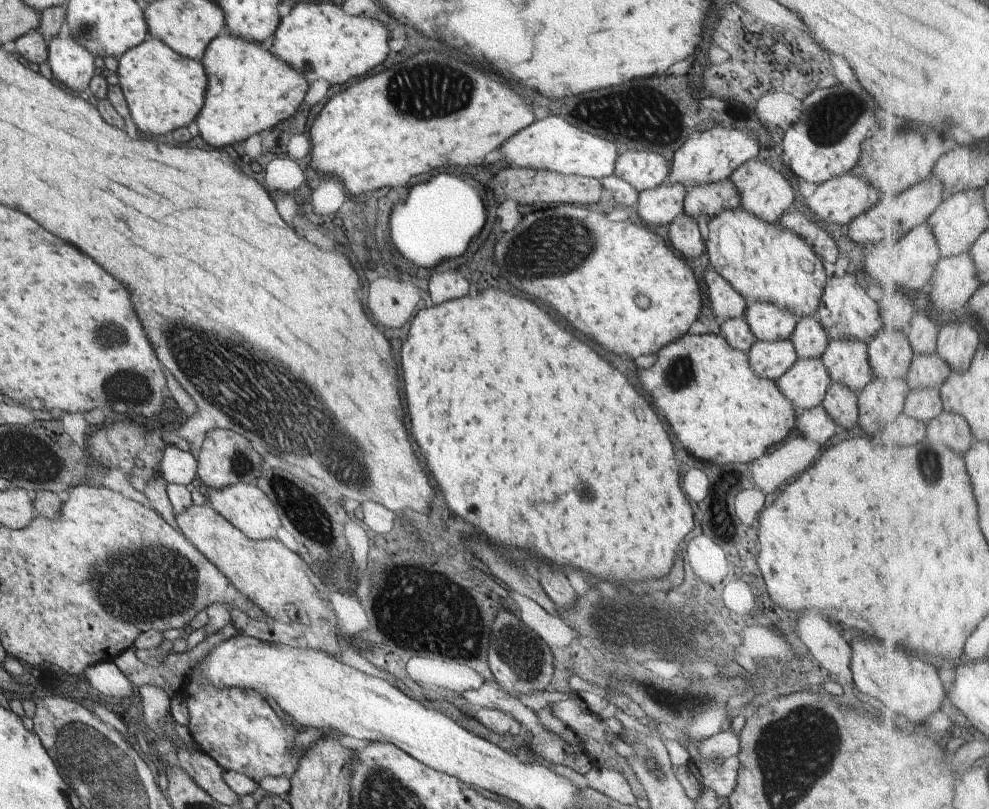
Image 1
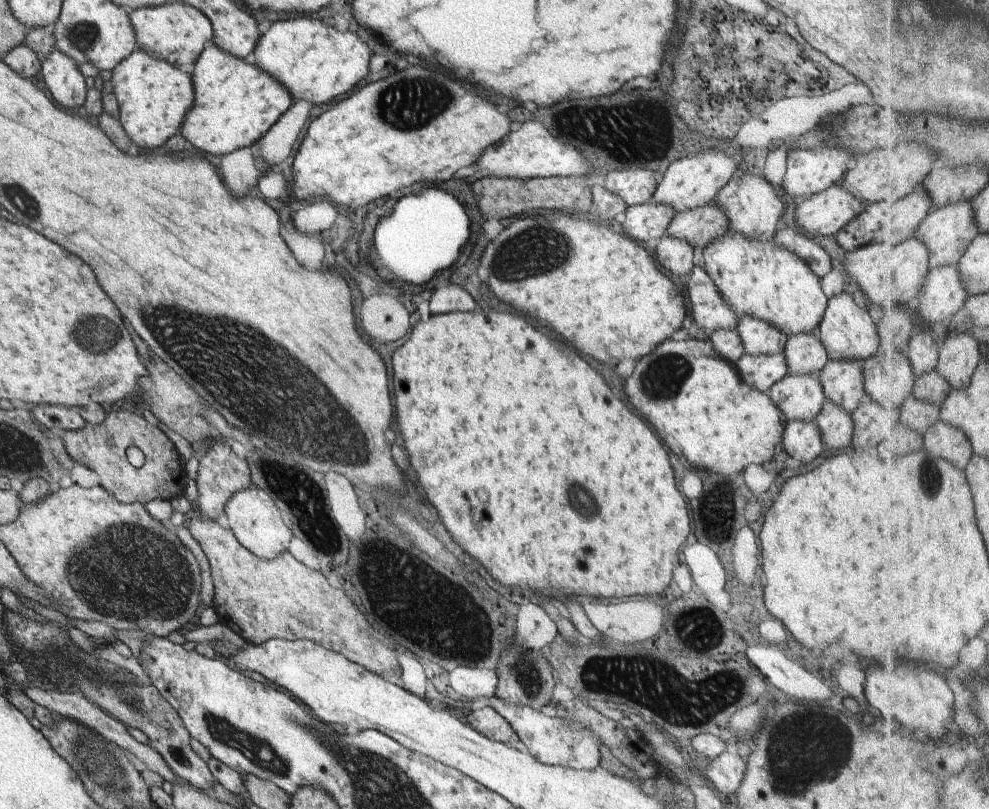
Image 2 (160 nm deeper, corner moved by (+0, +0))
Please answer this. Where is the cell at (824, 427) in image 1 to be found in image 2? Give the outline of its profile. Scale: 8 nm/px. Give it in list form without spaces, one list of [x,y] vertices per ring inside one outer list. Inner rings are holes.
[[[787,421],[780,443],[790,457],[804,464],[825,450],[815,421]]]

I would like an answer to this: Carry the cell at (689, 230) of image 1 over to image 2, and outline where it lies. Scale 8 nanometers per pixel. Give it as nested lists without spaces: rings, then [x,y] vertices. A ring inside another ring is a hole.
[[[664,235],[651,250],[660,266],[672,274],[687,276],[694,268],[694,249],[685,240]]]

